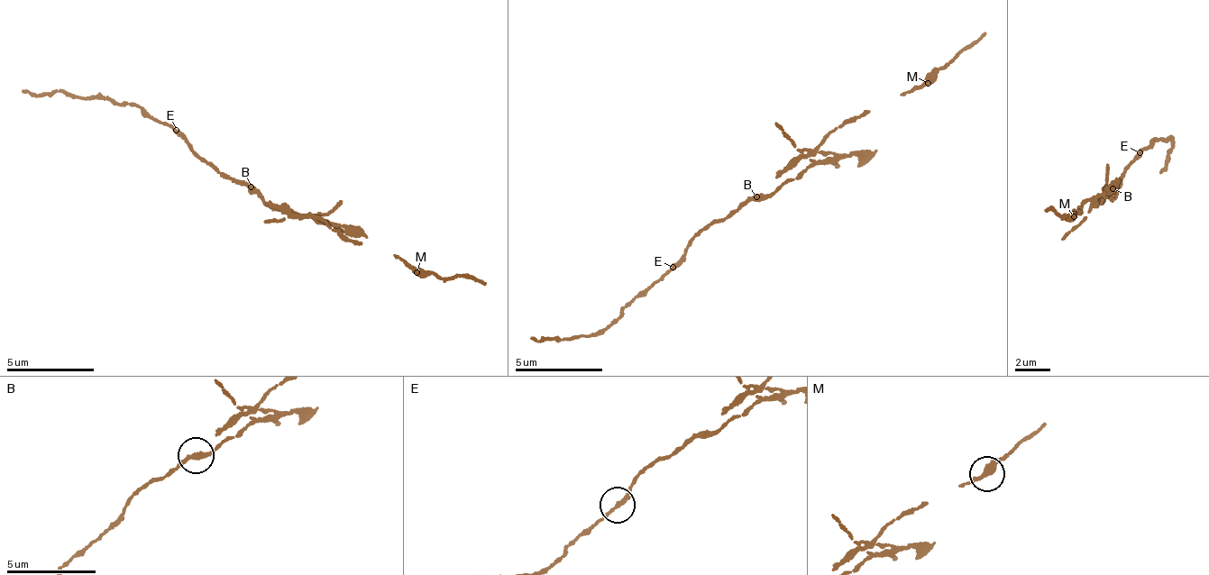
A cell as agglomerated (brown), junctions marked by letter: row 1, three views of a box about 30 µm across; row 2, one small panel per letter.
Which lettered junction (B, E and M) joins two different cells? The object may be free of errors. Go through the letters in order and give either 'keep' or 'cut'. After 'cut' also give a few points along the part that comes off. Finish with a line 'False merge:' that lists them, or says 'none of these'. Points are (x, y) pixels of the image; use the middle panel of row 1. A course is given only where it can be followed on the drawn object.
B: cut; course (756, 196), (773, 192), (819, 159), (798, 150), (773, 122)
E: keep
M: keep
False merge: B

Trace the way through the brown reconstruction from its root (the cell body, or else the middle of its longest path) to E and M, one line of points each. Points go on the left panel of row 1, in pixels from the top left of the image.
E: (248, 188), (240, 179), (191, 150), (186, 135), (174, 129)
M: (248, 188), (270, 206), (271, 205), (295, 216), (306, 214), (351, 240), (392, 253), (416, 273)

